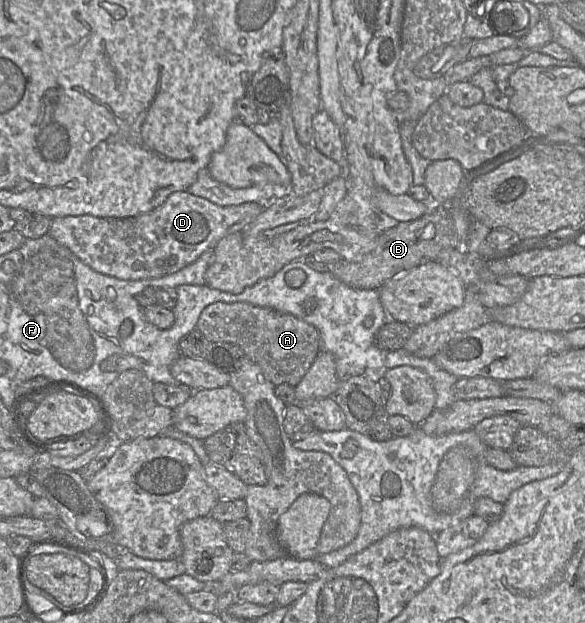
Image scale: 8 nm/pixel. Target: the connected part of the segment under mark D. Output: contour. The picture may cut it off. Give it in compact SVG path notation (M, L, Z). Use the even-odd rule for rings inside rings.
M185 190L171 194L161 206L151 212L135 217L101 218L80 215L53 218L48 234L98 273L120 280L153 279L181 270L194 262L202 253L214 248L214 245L225 236L241 232L263 212L265 205L267 204L252 202L218 206Z

